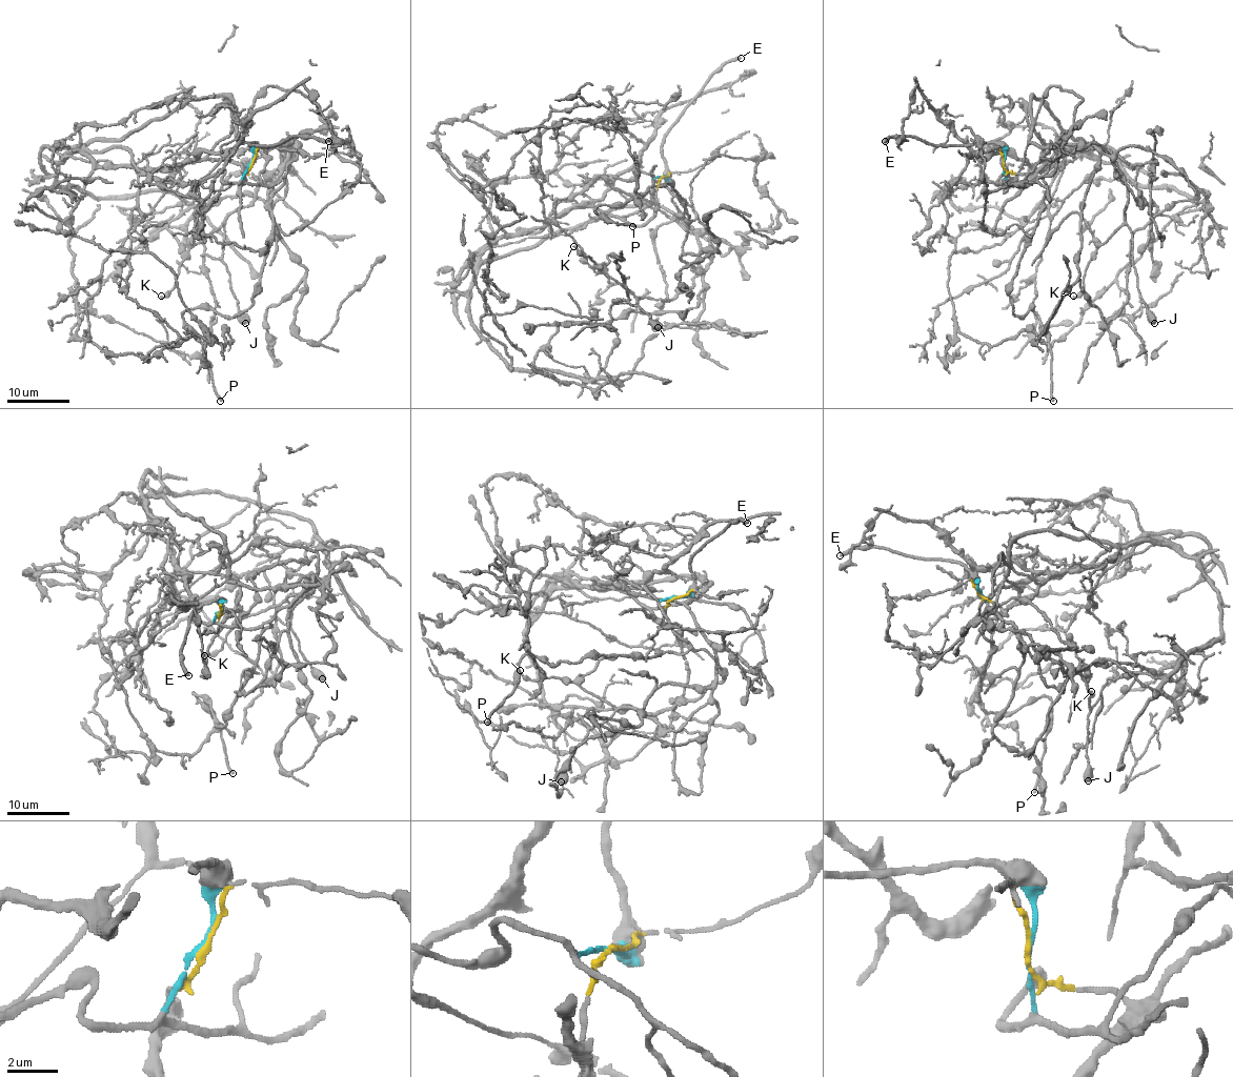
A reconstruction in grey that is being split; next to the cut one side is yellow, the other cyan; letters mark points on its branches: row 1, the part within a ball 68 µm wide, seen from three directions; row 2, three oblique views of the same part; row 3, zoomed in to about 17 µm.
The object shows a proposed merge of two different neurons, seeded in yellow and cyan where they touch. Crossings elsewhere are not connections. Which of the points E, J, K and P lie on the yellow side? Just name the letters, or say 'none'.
none

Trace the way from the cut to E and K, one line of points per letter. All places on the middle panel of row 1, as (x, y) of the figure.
E: (663, 177), (666, 178), (662, 148), (664, 135), (705, 83), (727, 63), (741, 58)
K: (663, 177), (655, 178), (692, 209), (709, 234), (709, 261), (691, 287), (669, 301), (637, 298), (572, 246)

